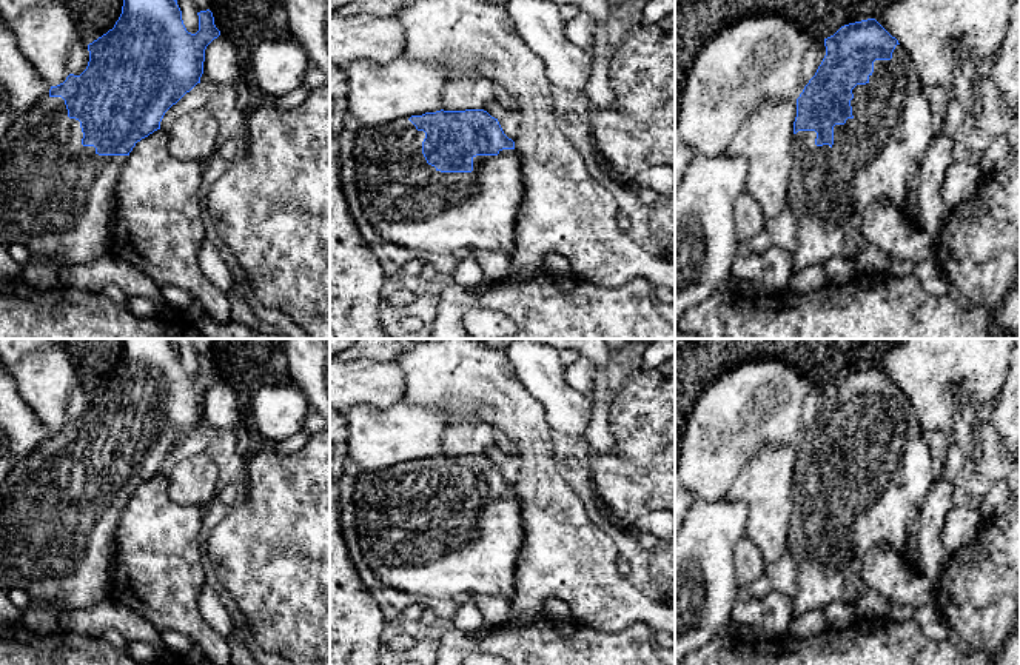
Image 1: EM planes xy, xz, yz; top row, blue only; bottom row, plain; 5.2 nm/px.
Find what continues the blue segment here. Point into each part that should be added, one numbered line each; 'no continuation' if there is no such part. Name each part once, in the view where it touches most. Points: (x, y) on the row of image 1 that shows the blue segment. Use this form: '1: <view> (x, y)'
1: yz (877, 154)

